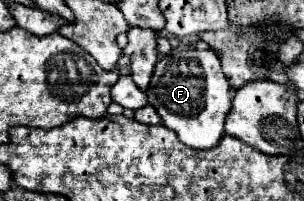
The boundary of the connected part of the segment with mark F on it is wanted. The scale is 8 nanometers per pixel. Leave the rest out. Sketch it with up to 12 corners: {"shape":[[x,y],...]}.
{"shape":[[212,50],[158,60],[146,96],[182,144],[224,136],[234,90]]}

